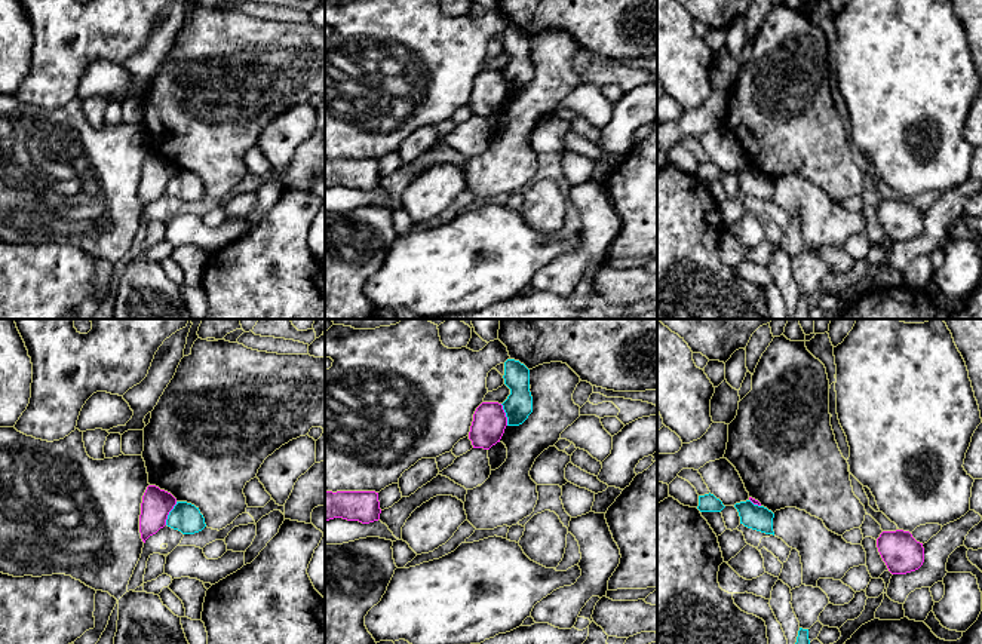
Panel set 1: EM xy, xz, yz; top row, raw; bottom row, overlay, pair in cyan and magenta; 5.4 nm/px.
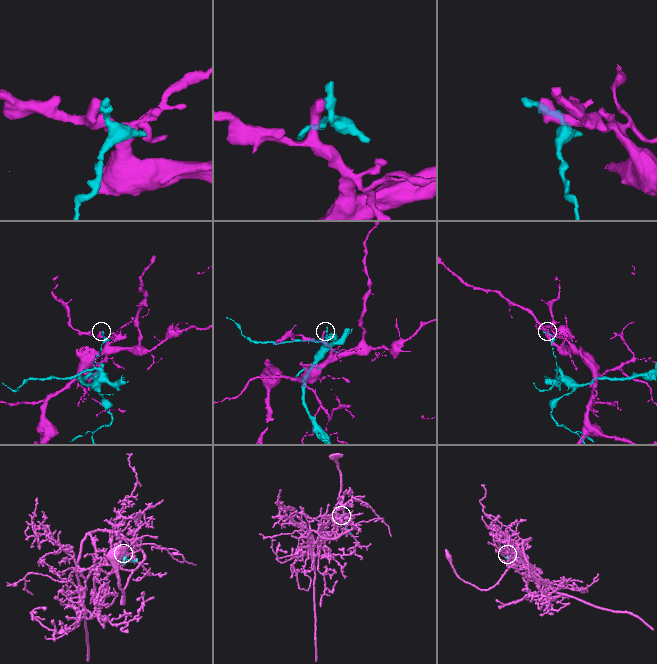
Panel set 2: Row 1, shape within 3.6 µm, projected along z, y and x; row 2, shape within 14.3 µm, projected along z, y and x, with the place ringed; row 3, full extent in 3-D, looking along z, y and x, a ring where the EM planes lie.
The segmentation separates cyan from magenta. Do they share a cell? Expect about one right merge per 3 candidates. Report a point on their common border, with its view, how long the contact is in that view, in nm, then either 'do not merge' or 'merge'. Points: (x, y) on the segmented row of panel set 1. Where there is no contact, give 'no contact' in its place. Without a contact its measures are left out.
xy (169, 514) | 140 nm | do not merge

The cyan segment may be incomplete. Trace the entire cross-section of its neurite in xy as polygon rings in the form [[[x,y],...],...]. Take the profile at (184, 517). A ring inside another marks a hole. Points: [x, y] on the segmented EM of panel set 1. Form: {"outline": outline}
{"outline": [[[177,502],[168,515],[166,525],[182,534],[194,534],[206,527],[199,507],[187,502]]]}

